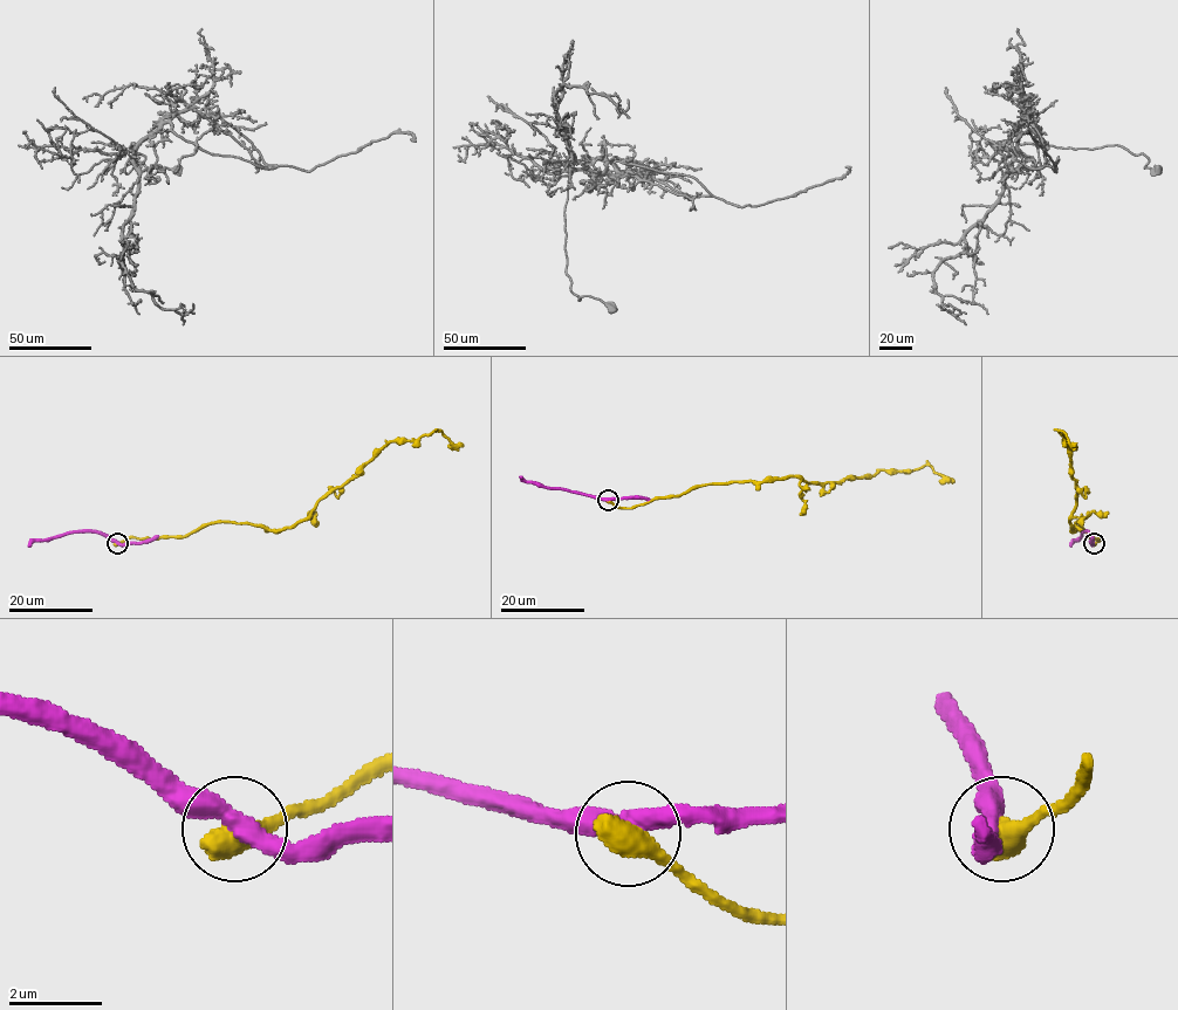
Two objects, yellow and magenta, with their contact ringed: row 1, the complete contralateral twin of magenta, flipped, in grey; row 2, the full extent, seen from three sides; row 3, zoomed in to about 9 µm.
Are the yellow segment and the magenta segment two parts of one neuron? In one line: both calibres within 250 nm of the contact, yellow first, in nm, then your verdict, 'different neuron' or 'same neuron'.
650 nm thick on the yellow side, 400 nm on the other; different neuron

